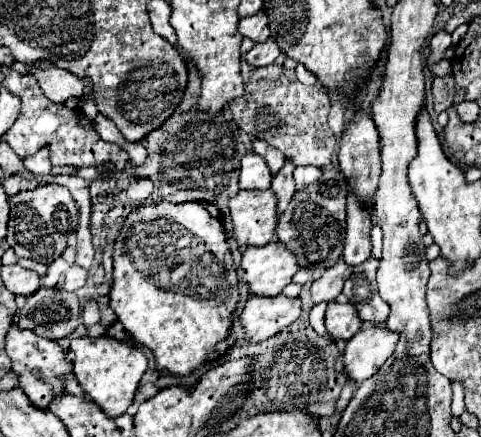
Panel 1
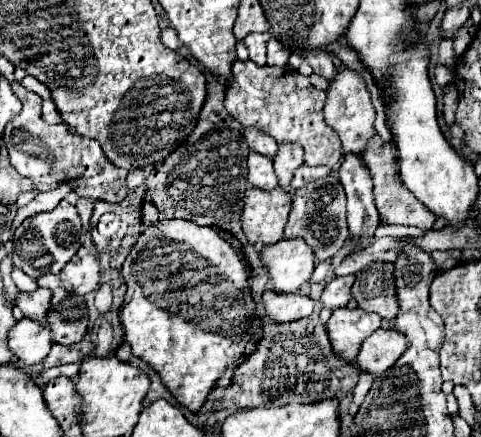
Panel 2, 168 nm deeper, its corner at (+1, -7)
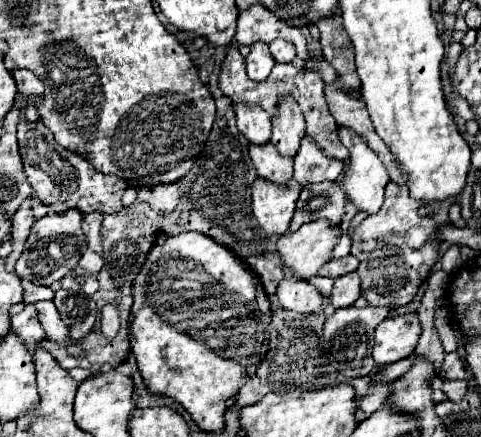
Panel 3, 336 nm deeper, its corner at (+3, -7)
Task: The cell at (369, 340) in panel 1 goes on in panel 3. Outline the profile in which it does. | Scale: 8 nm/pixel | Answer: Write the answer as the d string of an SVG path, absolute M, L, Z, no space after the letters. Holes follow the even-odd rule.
M402 314L386 318L374 332L374 360L380 364L392 364L414 354L422 324L418 314Z

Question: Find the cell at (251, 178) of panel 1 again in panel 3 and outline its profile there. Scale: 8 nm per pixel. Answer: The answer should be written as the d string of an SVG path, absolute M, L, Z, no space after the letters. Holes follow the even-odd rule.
M250 144L250 158L258 170L258 176L272 180L274 184L286 184L294 172L294 160L290 156L278 154L272 144Z

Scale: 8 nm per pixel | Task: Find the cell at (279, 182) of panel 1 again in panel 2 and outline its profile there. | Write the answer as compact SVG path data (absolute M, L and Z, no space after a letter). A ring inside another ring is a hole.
M298 144L294 146L280 146L278 154L274 156L274 172L278 176L278 186L286 192L290 192L290 182L294 176L294 170L304 162L302 148Z

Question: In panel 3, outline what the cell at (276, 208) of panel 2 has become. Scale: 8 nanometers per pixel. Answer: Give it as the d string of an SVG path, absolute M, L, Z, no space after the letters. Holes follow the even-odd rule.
M260 176L254 180L252 210L258 224L264 228L264 232L268 232L268 236L282 236L288 232L300 190L302 186L296 180L292 180L292 186L272 184L270 180L264 180Z

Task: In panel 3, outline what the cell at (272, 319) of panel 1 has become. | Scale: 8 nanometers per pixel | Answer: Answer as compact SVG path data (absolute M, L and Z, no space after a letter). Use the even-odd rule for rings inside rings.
M300 278L282 280L276 296L284 308L294 310L294 312L302 312L302 314L316 312L324 300L322 294L310 282L300 280Z

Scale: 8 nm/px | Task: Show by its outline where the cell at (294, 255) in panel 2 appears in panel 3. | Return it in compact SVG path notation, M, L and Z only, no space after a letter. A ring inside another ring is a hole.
M314 220L300 226L294 234L284 234L278 240L278 254L298 278L312 278L332 258L340 236L338 226L332 226L328 220Z

